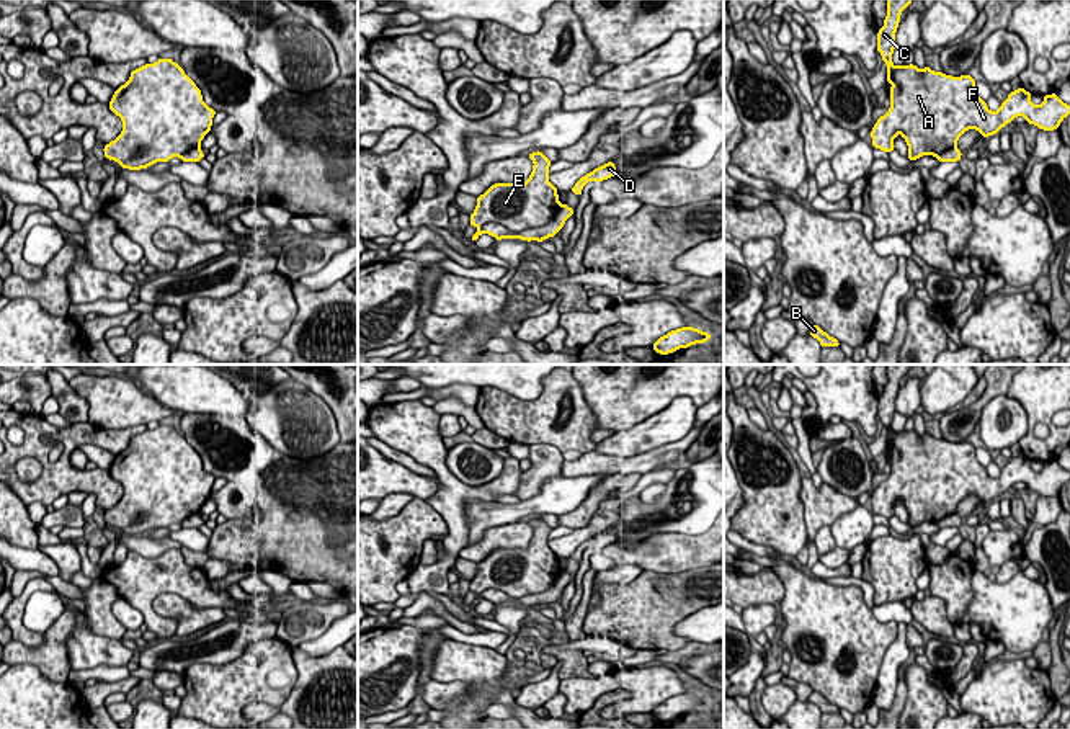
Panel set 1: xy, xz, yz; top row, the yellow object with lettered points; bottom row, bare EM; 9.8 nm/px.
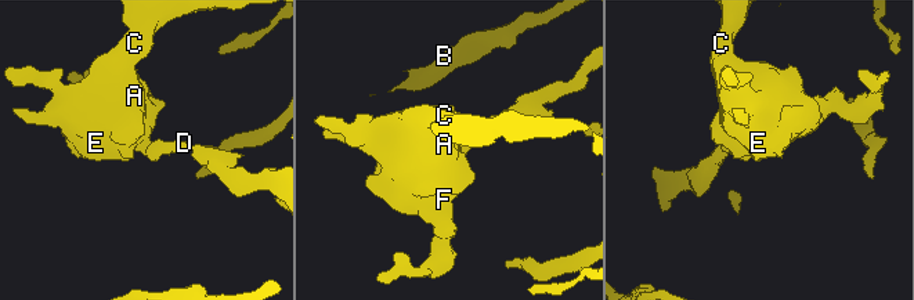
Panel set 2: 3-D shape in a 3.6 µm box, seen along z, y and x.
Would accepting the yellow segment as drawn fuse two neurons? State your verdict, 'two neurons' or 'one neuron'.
two neurons

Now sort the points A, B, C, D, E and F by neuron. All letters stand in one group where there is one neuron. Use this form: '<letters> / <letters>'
A B C E F / D

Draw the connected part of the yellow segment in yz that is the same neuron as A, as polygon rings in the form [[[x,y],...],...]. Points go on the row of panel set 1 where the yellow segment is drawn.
[[[887,0],[887,18],[884,26],[877,33],[877,51],[882,60],[887,64],[887,82],[890,88],[890,108],[877,119],[871,131],[872,147],[892,152],[895,149],[894,139],[902,134],[908,145],[910,160],[916,160],[923,155],[938,157],[943,152],[954,149],[957,139],[969,129],[977,129],[983,137],[1000,132],[1016,116],[1024,116],[1026,123],[1037,126],[1044,131],[1059,129],[1063,118],[1070,114],[1070,105],[1063,103],[1057,93],[1045,95],[1044,101],[1036,106],[1031,101],[1031,93],[1023,87],[1011,92],[1001,103],[998,111],[990,111],[987,101],[983,101],[975,90],[975,80],[970,75],[952,77],[943,72],[934,72],[925,65],[920,70],[915,64],[898,65],[892,64],[892,54],[895,49],[895,33],[900,23],[900,13],[907,10],[912,0]]]

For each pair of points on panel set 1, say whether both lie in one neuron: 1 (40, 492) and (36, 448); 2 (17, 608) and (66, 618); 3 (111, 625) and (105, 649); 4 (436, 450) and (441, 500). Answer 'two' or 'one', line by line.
1: one
2: two
3: two
4: one

